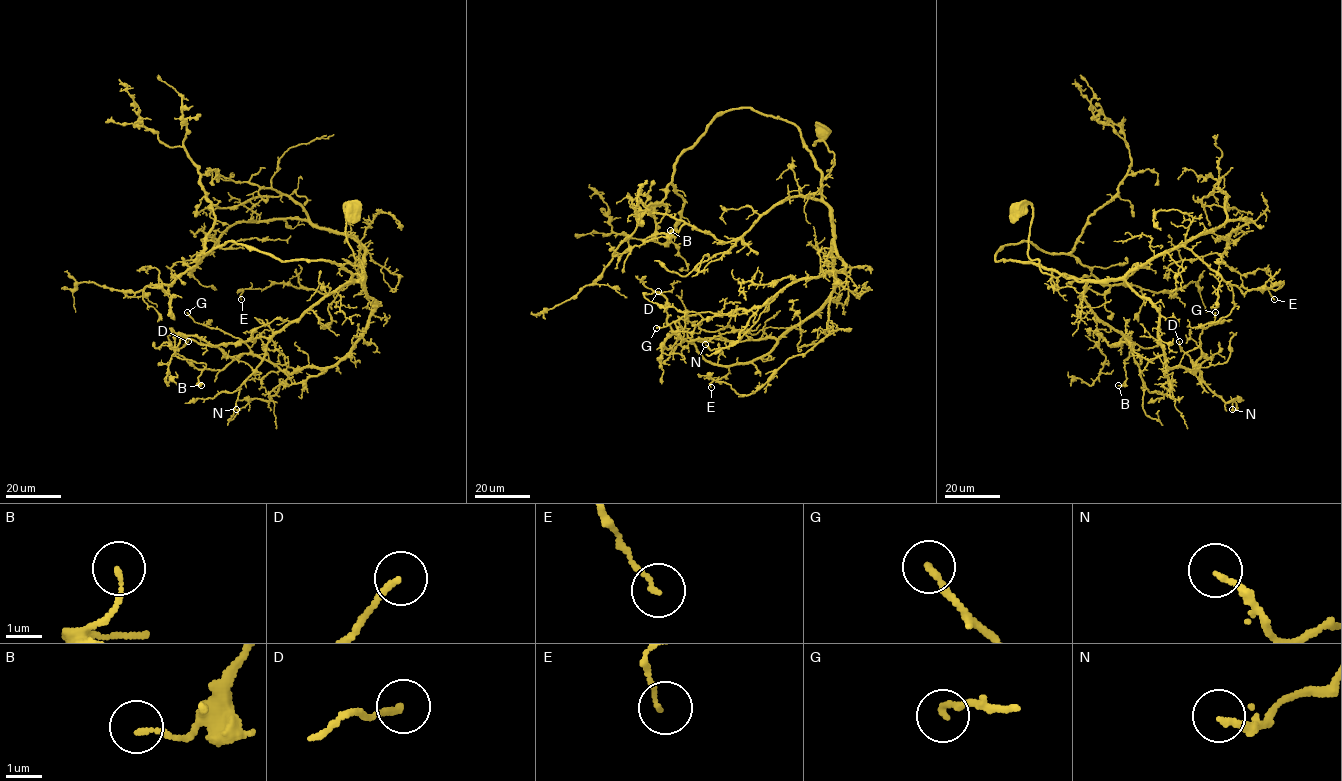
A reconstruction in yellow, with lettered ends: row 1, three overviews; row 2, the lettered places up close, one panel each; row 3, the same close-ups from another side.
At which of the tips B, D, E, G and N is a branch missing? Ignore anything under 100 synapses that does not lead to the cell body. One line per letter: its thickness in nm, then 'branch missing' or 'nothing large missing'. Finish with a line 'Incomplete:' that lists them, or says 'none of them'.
B: 120 nm thick; nothing large missing
D: 180 nm thick; nothing large missing
E: 110 nm thick; nothing large missing
G: 160 nm thick; nothing large missing
N: 180 nm thick; nothing large missing
Incomplete: none of them

